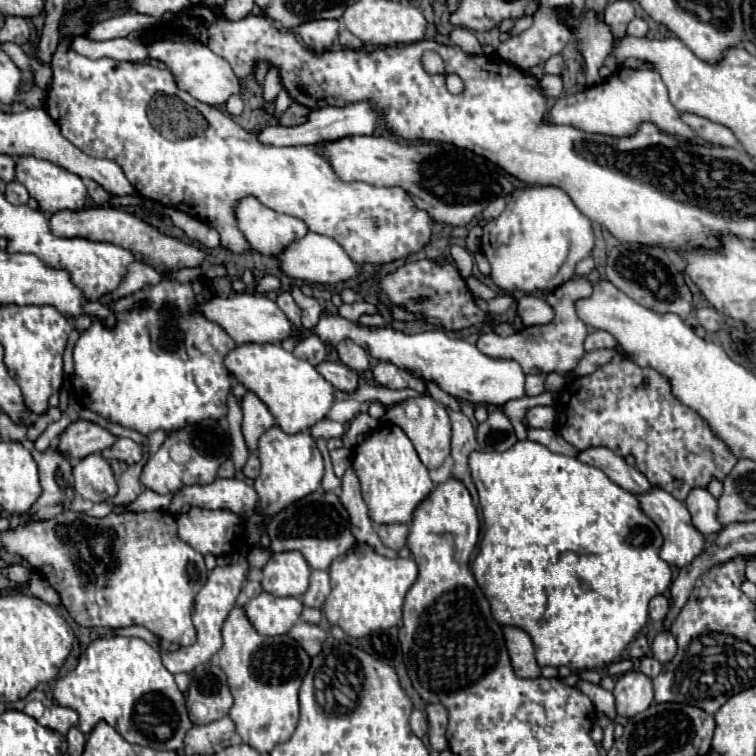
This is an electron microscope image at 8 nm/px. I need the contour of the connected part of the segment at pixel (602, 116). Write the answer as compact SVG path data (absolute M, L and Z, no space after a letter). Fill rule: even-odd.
M619 66L607 80L591 86L573 96L559 98L549 110L551 124L567 124L585 132L597 132L607 136L633 136L643 122L655 124L661 132L671 136L695 136L693 130L679 118L679 112L669 100L667 86L661 74L653 68L627 68Z

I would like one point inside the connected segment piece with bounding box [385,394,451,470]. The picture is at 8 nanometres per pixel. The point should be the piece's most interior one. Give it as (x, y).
(430, 432)

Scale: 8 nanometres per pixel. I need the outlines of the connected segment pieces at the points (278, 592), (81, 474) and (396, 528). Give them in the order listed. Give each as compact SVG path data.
M277 552L263 568L261 586L275 596L301 598L309 586L311 568L299 552Z
M91 454L73 466L73 488L91 502L107 502L117 494L113 470L101 454Z
M387 524L387 526L377 526L377 534L383 540L383 544L387 548L393 548L395 552L399 552L405 542L407 542L407 534L409 534L409 526L407 524Z

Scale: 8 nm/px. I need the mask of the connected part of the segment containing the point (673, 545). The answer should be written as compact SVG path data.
M651 488L647 492L641 492L641 494L635 494L635 498L639 500L639 506L641 510L657 524L657 528L661 530L663 534L663 548L661 548L661 558L669 564L675 564L679 568L687 566L695 556L699 556L703 552L703 546L705 546L705 538L703 534L699 534L693 524L691 524L691 516L689 516L689 510L685 508L683 502L679 502L677 498L673 498L669 492L661 490L661 488Z

